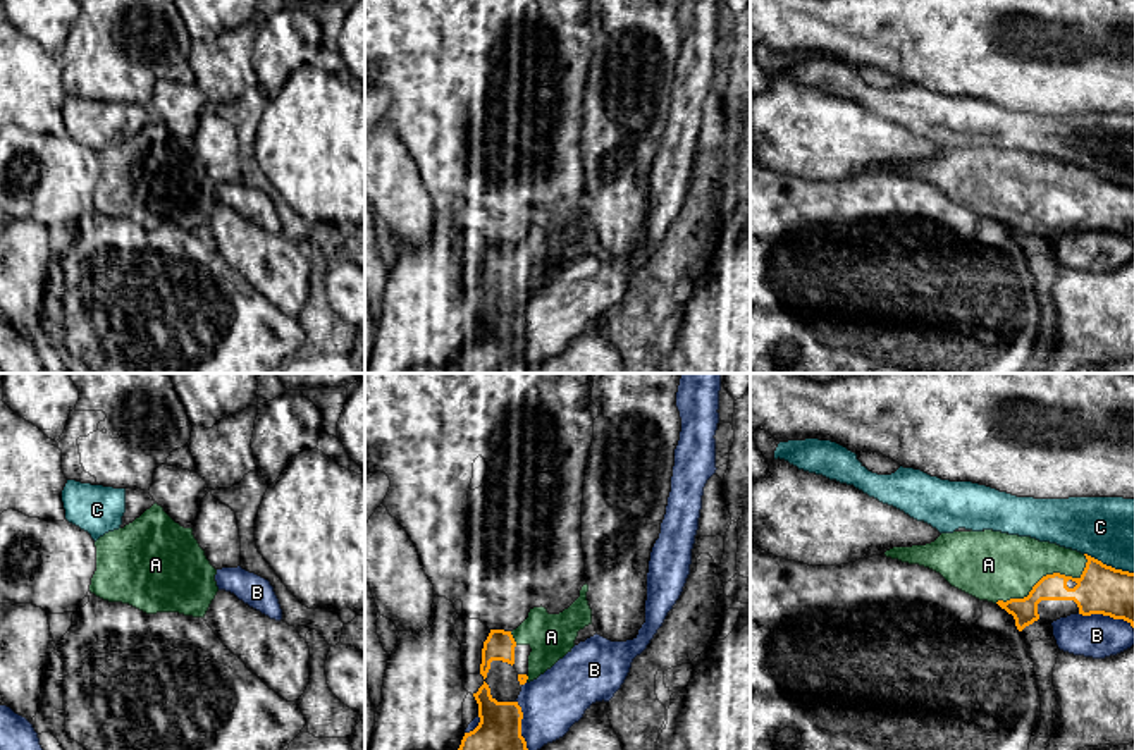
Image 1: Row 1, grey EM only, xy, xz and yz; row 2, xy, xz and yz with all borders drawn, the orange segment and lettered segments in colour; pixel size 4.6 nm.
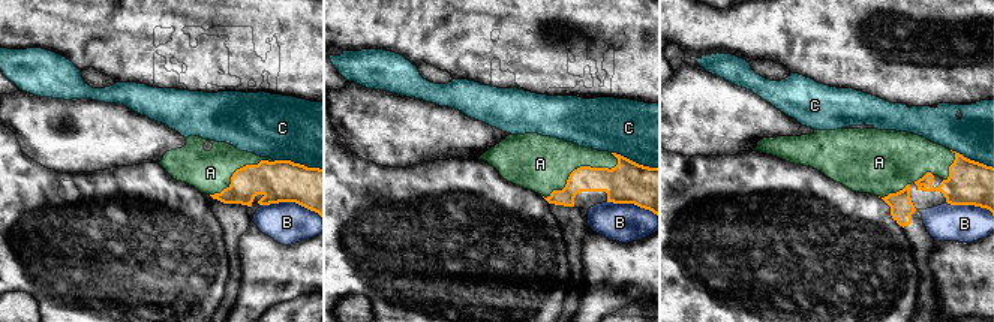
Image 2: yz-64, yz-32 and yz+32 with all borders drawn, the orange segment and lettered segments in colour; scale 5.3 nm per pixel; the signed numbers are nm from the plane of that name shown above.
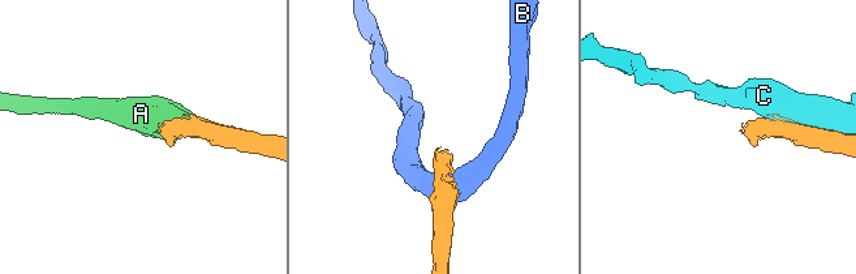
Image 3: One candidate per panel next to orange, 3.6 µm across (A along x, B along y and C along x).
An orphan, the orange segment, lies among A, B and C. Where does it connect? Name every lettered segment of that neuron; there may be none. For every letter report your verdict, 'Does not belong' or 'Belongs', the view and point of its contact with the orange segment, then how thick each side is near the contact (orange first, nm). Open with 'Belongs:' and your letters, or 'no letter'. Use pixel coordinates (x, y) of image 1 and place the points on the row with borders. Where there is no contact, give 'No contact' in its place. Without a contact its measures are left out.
Belongs: A
A: Belongs. Touches orange at yz (1043, 577). Thickness 190 nm (orange) against 320 nm
B: Does not belong. Touches orange at yz (1105, 614). Thickness 220 nm (orange) against 200 nm
C: Does not belong. Touches orange at yz (1109, 566). Thickness 220 nm (orange) against 280 nm

